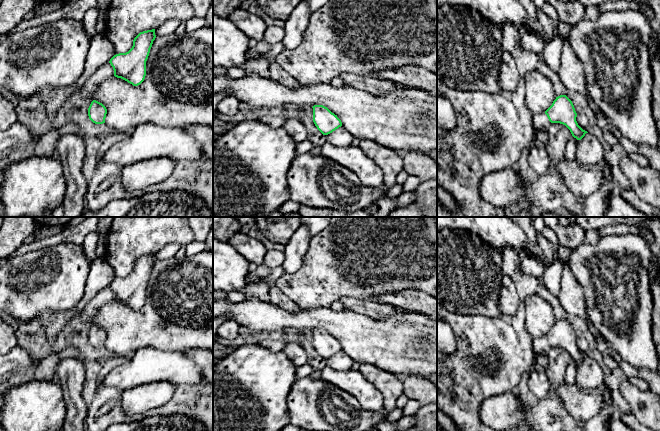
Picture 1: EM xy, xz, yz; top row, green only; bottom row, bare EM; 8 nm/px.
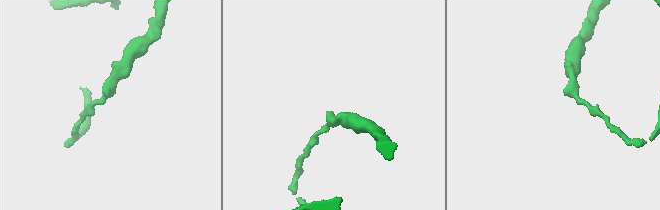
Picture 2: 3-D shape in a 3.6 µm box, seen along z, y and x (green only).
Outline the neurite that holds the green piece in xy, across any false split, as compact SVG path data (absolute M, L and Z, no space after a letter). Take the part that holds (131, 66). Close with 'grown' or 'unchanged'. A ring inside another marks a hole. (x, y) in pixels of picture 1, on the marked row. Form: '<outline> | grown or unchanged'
M155 29L140 32L128 52L114 55L109 61L114 76L133 86L140 85L146 76L146 61L155 38Z | unchanged

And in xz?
M314 105L312 108L313 122L323 135L328 135L342 126L341 120L327 107Z | unchanged

